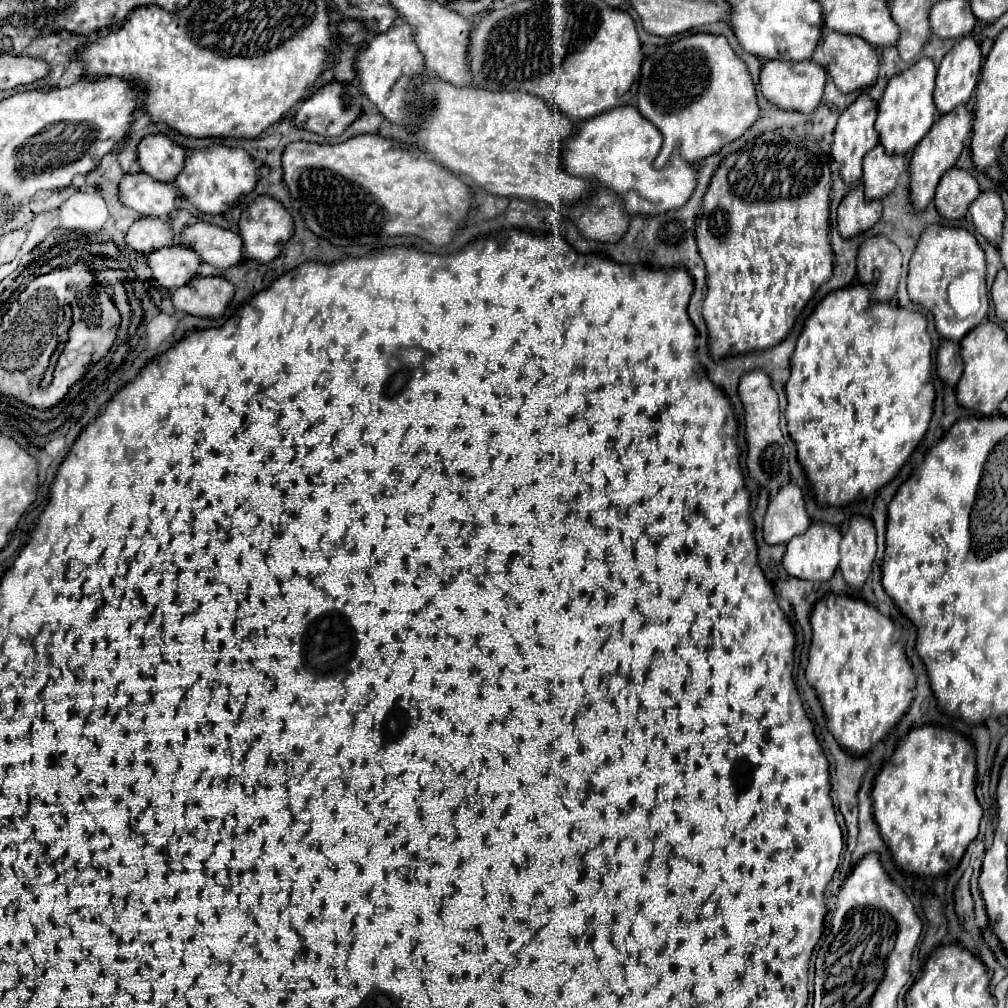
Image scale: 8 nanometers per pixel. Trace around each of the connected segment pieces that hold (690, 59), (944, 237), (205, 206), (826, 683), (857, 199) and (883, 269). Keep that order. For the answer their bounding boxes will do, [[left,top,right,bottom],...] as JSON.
[[636,34,760,168],[908,226,988,344],[174,146,258,214],[806,594,916,756],[838,186,882,240],[858,236,902,300]]

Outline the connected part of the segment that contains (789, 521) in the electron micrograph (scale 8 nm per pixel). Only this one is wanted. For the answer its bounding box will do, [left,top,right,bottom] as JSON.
[764,484,810,546]

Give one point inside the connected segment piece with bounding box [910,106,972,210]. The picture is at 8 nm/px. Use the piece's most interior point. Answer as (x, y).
(937, 152)

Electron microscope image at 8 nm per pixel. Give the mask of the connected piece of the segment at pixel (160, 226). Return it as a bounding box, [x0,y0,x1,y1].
[126,216,172,254]

